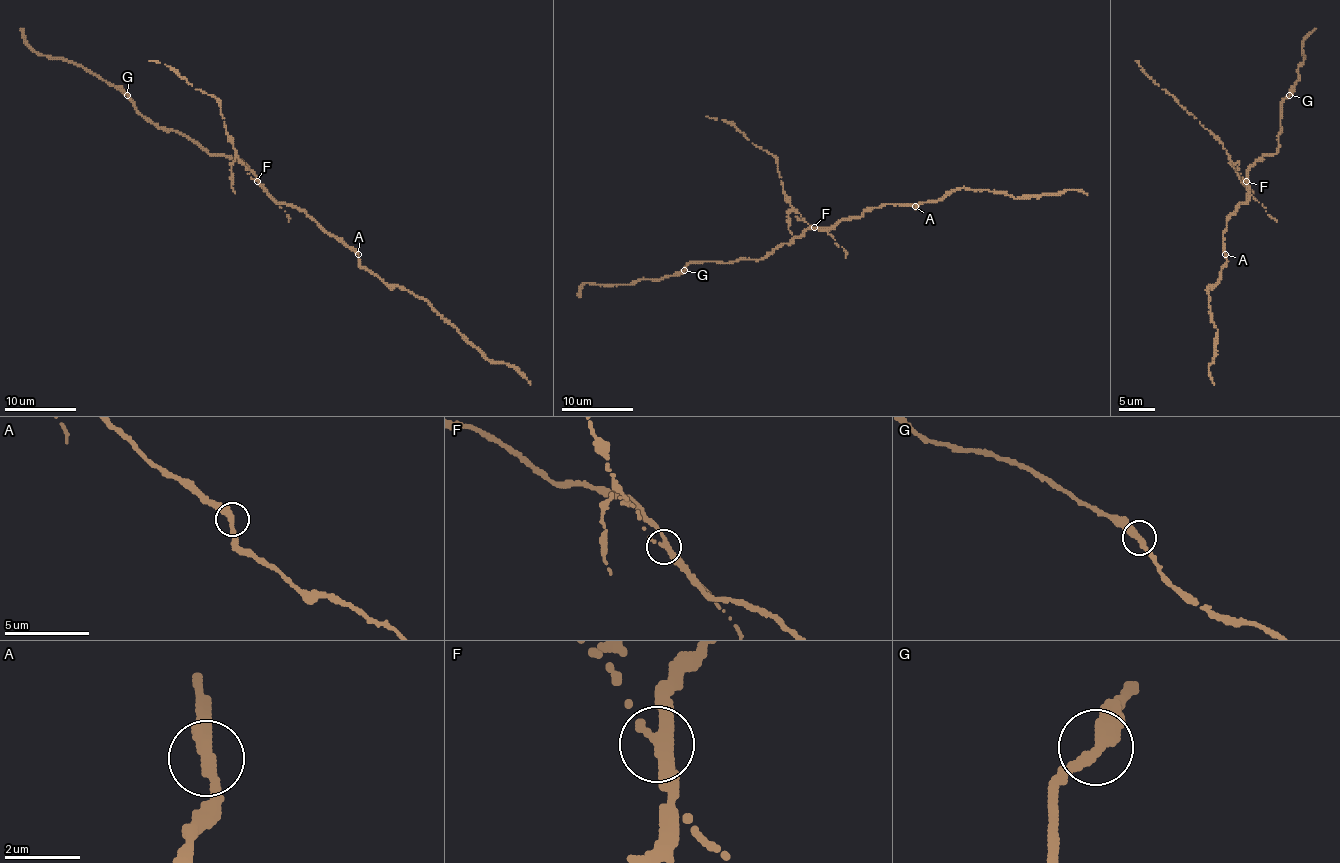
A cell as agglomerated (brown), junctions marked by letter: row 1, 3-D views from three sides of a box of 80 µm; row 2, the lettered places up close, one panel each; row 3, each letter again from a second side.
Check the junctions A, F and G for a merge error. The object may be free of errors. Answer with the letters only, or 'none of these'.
F

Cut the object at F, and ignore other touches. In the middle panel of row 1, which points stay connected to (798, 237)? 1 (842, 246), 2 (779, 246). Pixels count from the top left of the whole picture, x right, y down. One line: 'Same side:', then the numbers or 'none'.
Same side: 2

